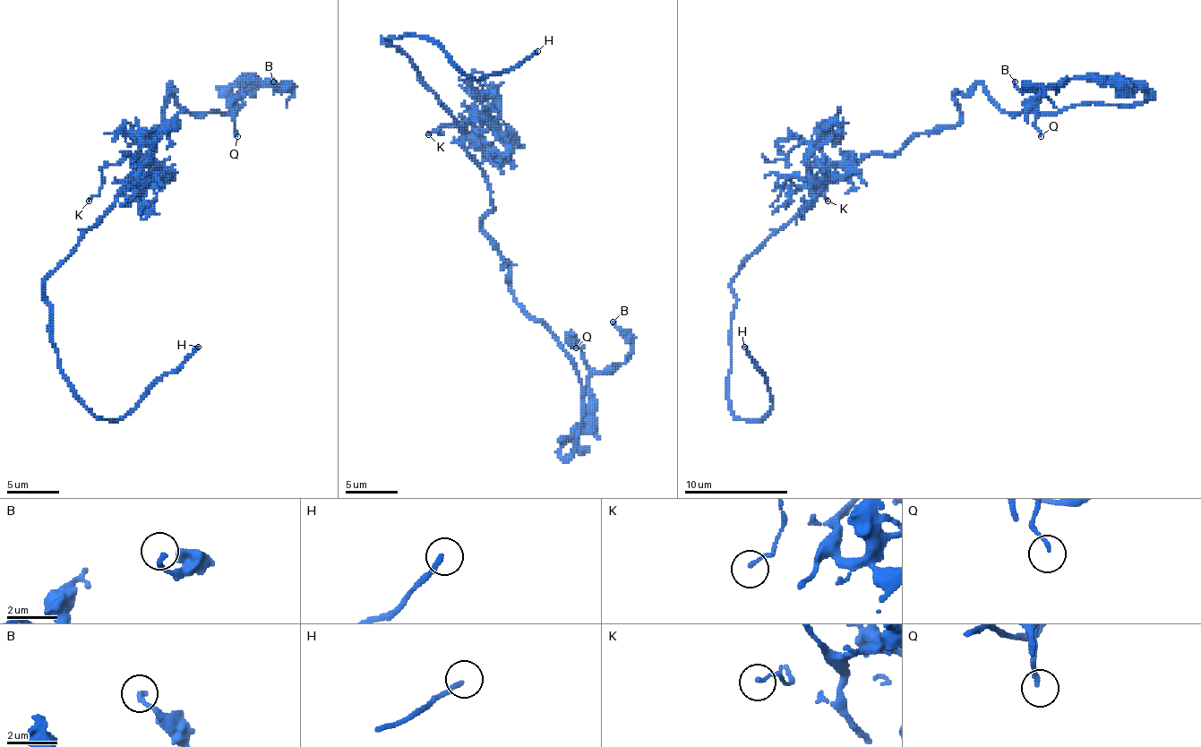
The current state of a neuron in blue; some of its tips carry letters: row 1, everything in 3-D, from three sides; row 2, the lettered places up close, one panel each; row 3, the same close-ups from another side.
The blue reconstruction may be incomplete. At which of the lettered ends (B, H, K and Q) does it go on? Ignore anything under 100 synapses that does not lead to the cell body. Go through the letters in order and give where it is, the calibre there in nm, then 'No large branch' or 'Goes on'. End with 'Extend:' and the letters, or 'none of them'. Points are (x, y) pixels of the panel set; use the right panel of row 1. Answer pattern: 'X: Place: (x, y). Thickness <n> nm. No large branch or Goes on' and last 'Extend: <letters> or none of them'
B: Place: (1015, 81). Thickness 190 nm. No large branch
H: Place: (744, 347). Thickness 180 nm. Goes on
K: Place: (827, 201). Thickness 140 nm. No large branch
Q: Place: (1041, 136). Thickness 140 nm. No large branch
Extend: H

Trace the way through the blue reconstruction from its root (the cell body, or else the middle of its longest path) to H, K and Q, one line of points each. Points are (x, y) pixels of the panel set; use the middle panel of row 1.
H: (490, 197), (485, 171), (464, 148), (464, 129), (383, 38), (428, 36), (475, 80), (514, 70), (537, 51)
K: (490, 197), (487, 176), (480, 166), (487, 153), (487, 142), (467, 122), (441, 126), (441, 134), (428, 134)
Q: (490, 197), (483, 234), (511, 264), (514, 298), (581, 382), (581, 451), (589, 369), (576, 347)

